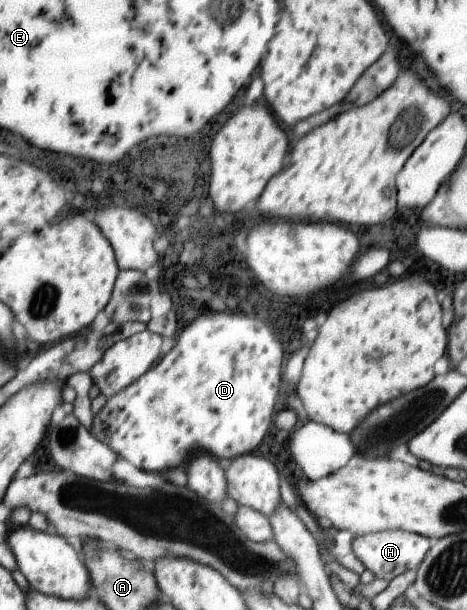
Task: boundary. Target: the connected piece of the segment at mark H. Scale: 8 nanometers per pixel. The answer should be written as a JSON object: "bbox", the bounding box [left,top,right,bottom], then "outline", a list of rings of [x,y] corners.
{"bbox":[351,530,431,582],"outline":[[[385,530],[355,536],[351,546],[354,556],[364,565],[365,572],[370,572],[375,578],[388,582],[399,574],[406,573],[407,570],[416,569],[427,556],[431,542],[429,538],[403,530]]]}

